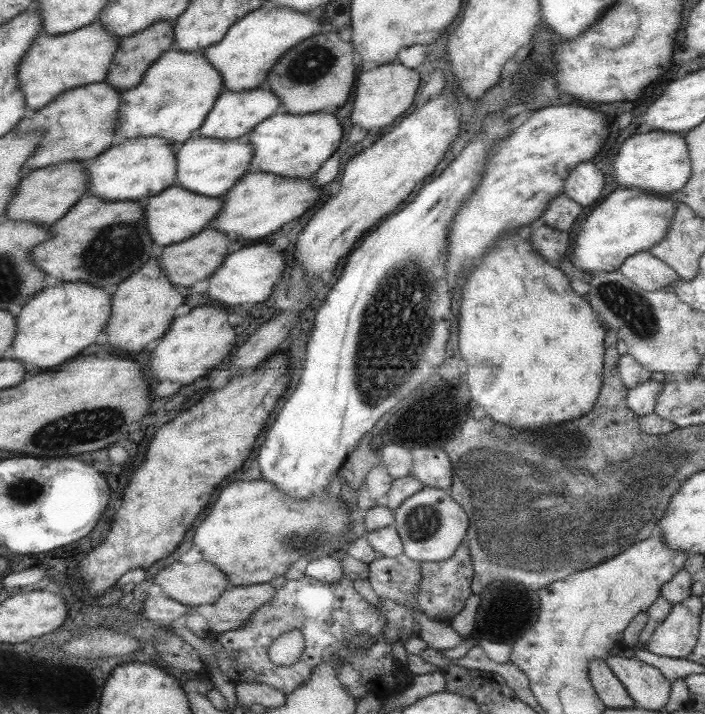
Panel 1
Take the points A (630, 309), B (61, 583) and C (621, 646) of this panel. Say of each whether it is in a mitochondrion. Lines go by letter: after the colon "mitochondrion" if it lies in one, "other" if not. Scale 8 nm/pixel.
A: mitochondrion
B: other
C: other

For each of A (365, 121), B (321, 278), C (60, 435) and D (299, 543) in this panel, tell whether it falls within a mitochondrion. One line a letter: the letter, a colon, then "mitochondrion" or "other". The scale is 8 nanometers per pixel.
A: other
B: other
C: mitochondrion
D: mitochondrion

